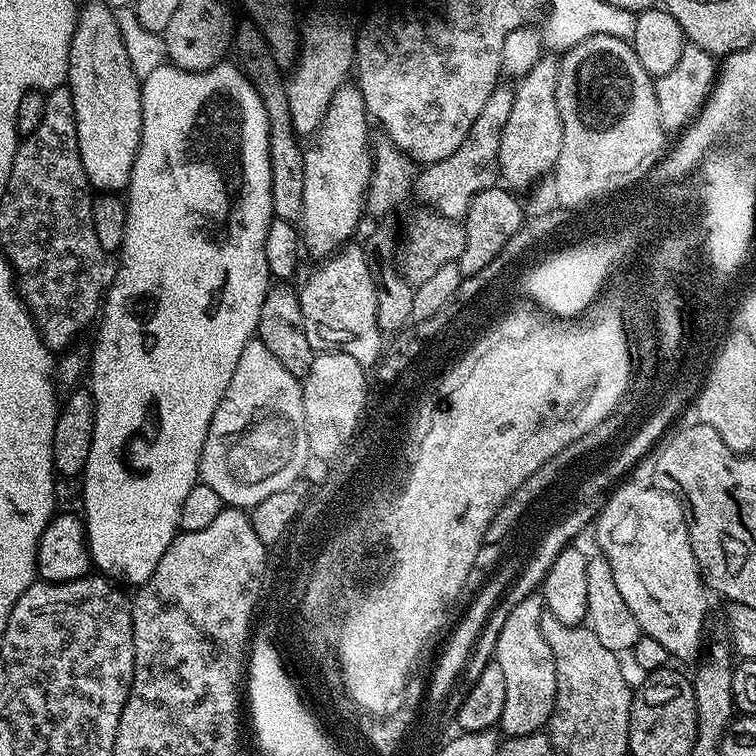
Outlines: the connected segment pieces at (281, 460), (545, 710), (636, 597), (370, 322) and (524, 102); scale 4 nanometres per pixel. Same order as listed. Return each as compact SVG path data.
M260 339L249 340L238 357L238 366L234 366L234 378L230 378L230 386L226 386L226 394L222 394L218 410L214 410L200 459L199 479L217 492L225 506L250 510L270 494L278 494L278 490L297 487L296 479L305 475L310 453L300 385L298 377L284 369Z
M520 607L511 610L512 628L508 628L508 636L512 636L512 648L504 648L504 660L508 660L508 676L506 681L506 701L502 708L499 729L507 737L531 736L539 733L549 722L553 712L557 694L557 672L548 672L544 664L548 664L548 656L552 653L550 646L540 648L540 644L524 644L524 640L532 640L532 632L524 632L524 624L541 624L541 620L520 620Z
M621 483L608 496L603 511L594 521L596 544L600 547L597 548L599 555L608 561L610 574L614 574L614 586L618 586L618 594L622 594L626 606L630 606L630 614L634 614L641 633L654 638L654 642L659 642L661 646L666 646L669 657L676 659L677 656L680 660L695 661L706 644L704 623L708 620L709 593L694 558L684 507L679 500L675 500L661 488L649 486L647 483L626 483Z
M349 242L317 264L320 265L309 274L308 281L298 288L306 342L310 342L313 353L350 354L359 364L379 365L386 343L377 333L378 294L367 251Z
M541 55L538 63L525 76L519 77L517 84L520 85L515 85L510 118L506 121L506 130L502 130L498 150L498 176L509 189L530 187L547 172L549 175L558 162L562 150L562 118L556 101L559 69L555 55Z

